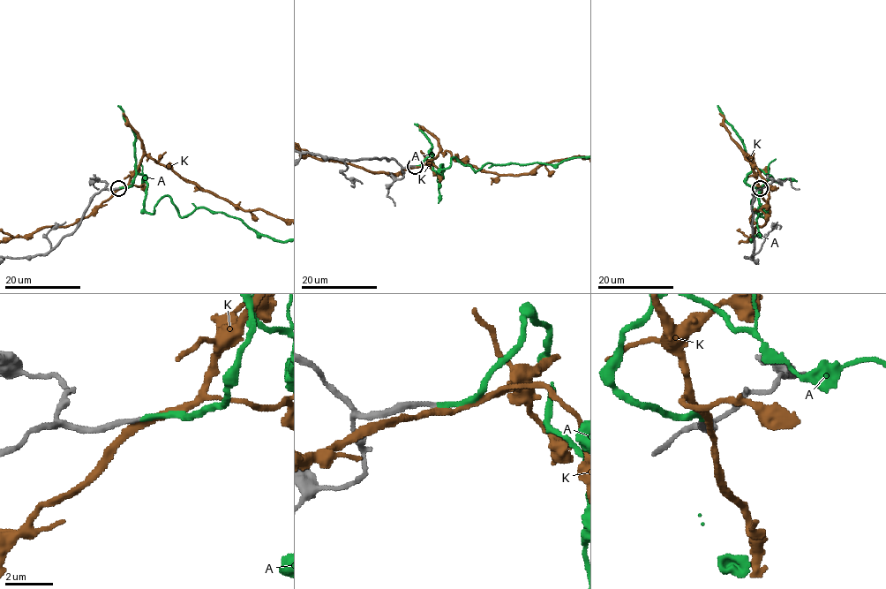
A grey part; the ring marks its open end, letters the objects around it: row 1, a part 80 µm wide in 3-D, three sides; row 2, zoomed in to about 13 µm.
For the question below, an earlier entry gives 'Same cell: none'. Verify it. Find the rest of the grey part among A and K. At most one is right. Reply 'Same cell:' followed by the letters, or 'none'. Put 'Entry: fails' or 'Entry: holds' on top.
Entry: fails
Same cell: A

